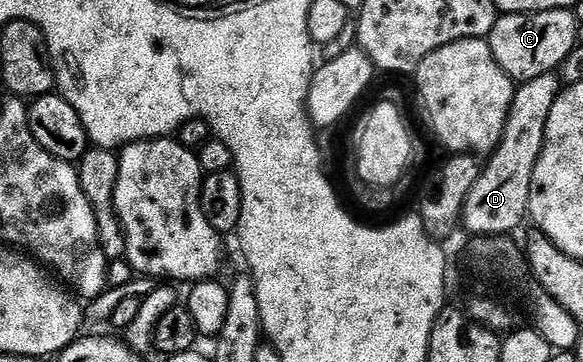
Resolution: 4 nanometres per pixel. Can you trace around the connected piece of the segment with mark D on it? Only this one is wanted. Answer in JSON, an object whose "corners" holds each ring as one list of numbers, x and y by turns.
{"corners":[[555,72,522,83,514,93,508,122,501,142,488,157,486,168,474,179,462,223,469,226,519,226,528,217,531,178,545,143,546,124,555,100,561,94,563,81]]}

